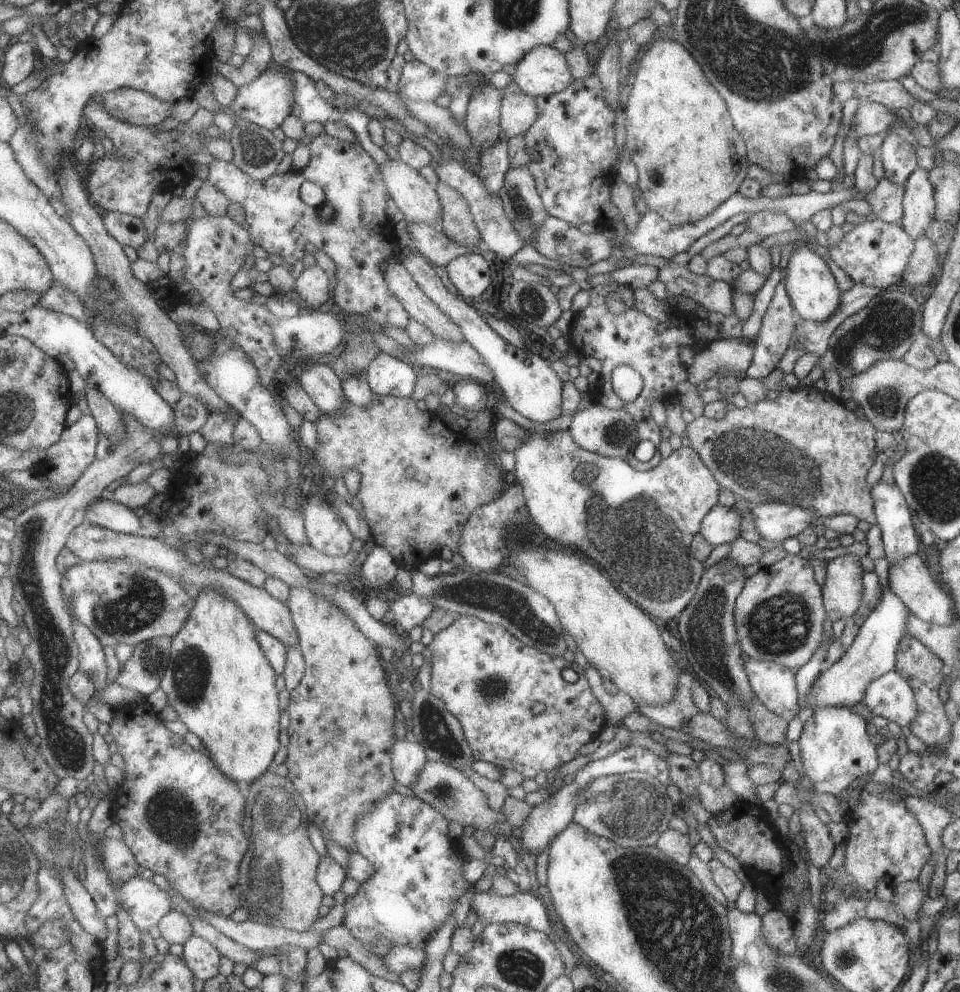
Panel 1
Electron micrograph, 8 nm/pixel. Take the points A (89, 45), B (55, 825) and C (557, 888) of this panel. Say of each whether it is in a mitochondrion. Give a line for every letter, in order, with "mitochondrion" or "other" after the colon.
A: other
B: mitochondrion
C: other

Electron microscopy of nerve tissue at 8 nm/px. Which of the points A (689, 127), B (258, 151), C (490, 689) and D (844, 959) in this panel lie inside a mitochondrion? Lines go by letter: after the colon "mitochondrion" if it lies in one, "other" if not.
A: other
B: mitochondrion
C: mitochondrion
D: mitochondrion

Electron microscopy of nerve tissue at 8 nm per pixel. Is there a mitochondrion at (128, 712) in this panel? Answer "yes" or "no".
no

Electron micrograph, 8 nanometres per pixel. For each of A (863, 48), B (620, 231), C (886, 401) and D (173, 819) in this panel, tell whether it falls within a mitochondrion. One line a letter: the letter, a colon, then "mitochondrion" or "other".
A: mitochondrion
B: other
C: mitochondrion
D: mitochondrion

